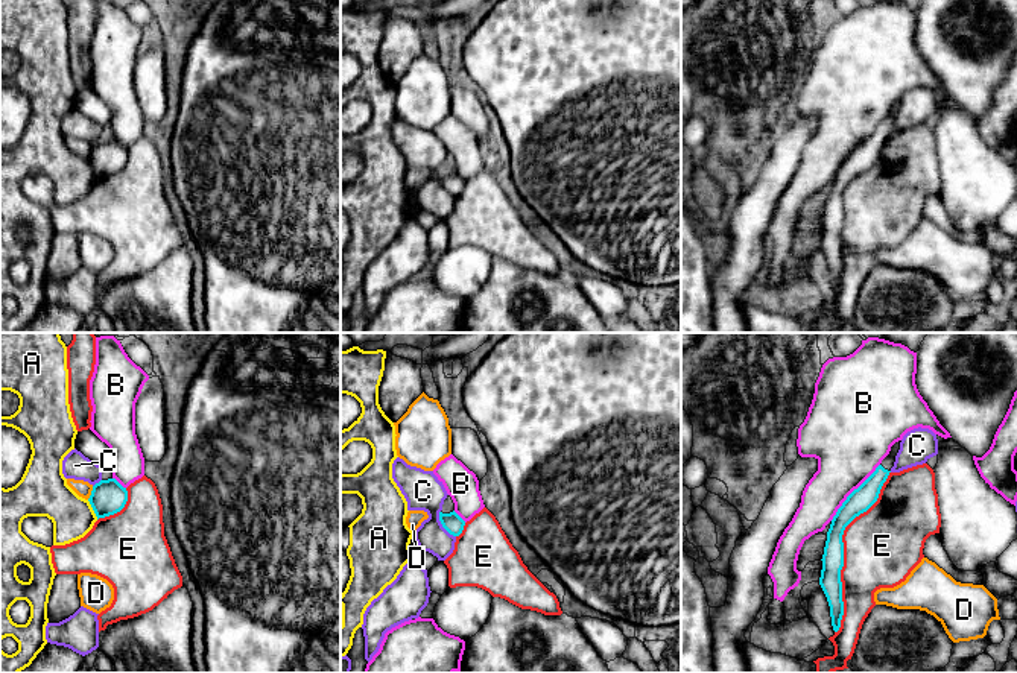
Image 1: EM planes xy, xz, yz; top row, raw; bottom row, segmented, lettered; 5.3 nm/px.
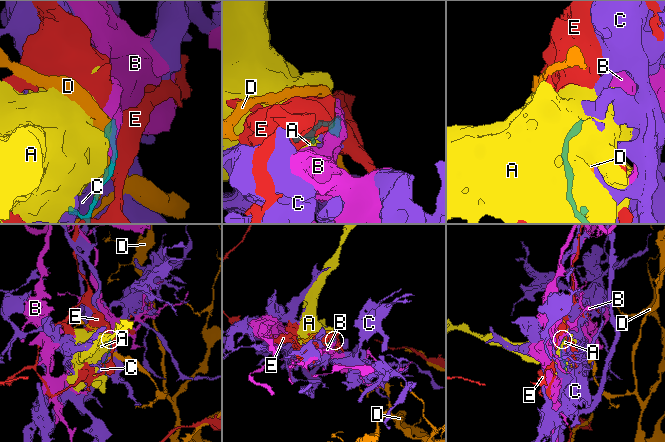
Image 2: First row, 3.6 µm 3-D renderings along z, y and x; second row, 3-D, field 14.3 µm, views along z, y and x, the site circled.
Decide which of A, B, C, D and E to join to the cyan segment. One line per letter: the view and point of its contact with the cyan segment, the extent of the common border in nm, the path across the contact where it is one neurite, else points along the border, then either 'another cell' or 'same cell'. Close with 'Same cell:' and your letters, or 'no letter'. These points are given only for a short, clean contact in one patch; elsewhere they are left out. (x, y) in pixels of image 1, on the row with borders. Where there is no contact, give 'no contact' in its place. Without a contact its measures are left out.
A: contact xy (93, 509); length 120 nm; another cell
B: contact yz (852, 492); length 400 nm; border yz (879, 464), (830, 520); another cell
C: contact xz (441, 523); length 170 nm; another cell
D: contact xy (91, 492); length 80 nm; another cell
E: contact yz (842, 550); length 900 nm; another cell
Same cell: no letter

